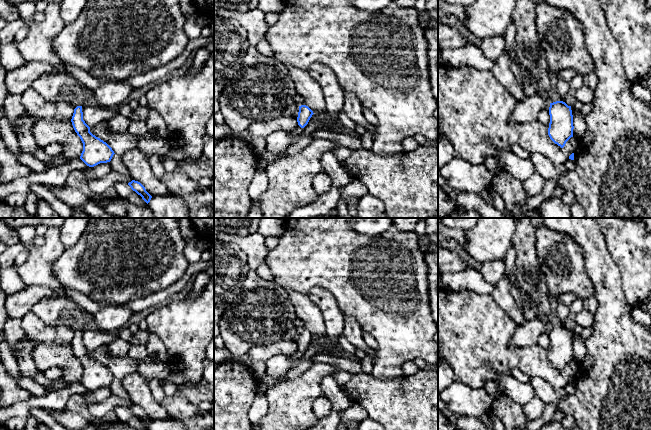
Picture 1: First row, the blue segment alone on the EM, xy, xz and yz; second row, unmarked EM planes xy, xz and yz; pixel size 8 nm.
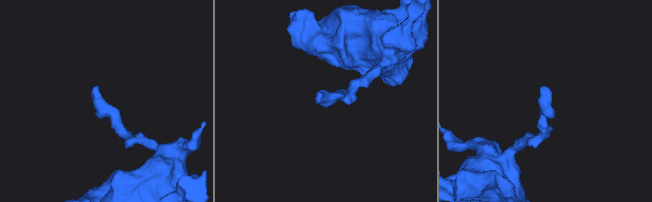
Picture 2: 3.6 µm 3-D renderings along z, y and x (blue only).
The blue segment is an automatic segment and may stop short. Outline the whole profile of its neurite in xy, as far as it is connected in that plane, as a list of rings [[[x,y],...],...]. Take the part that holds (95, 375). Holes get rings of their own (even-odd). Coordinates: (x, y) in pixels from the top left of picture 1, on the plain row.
[[[82,330],[74,333],[71,346],[83,367],[80,383],[89,391],[110,386],[115,377],[106,366],[90,356],[90,351],[83,344]]]

